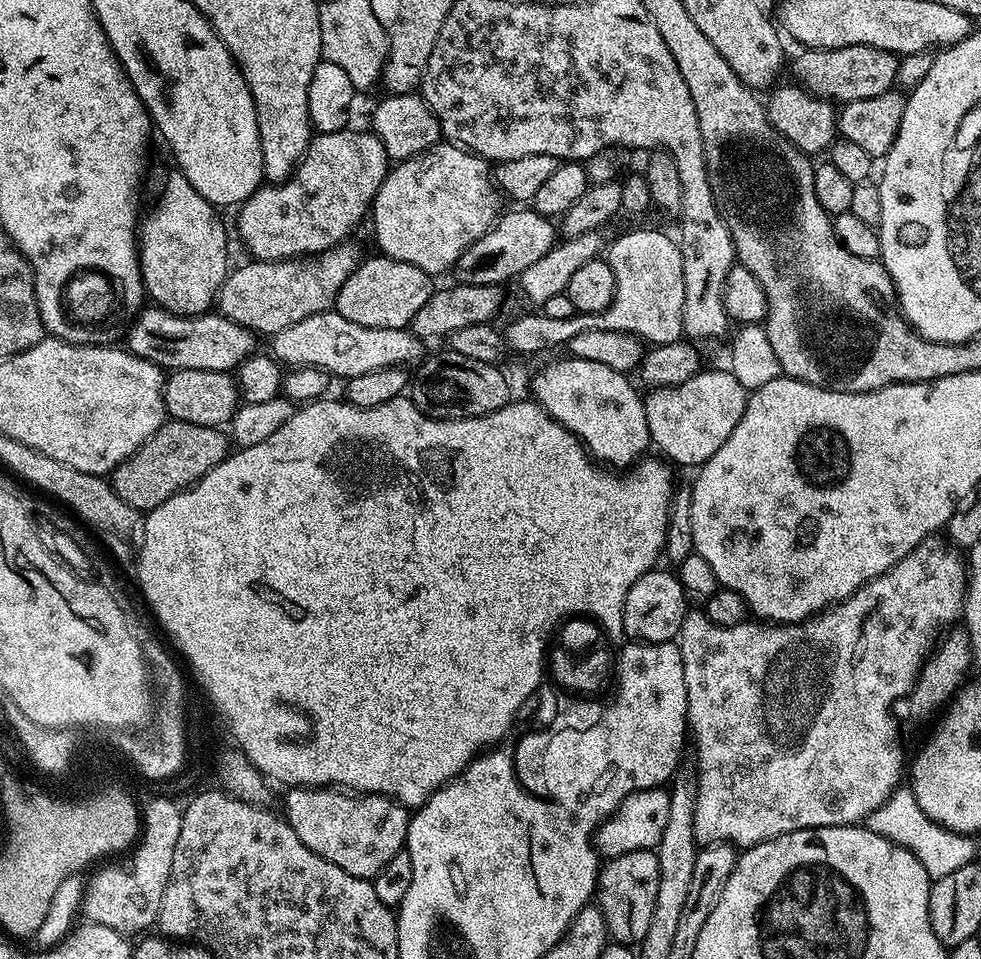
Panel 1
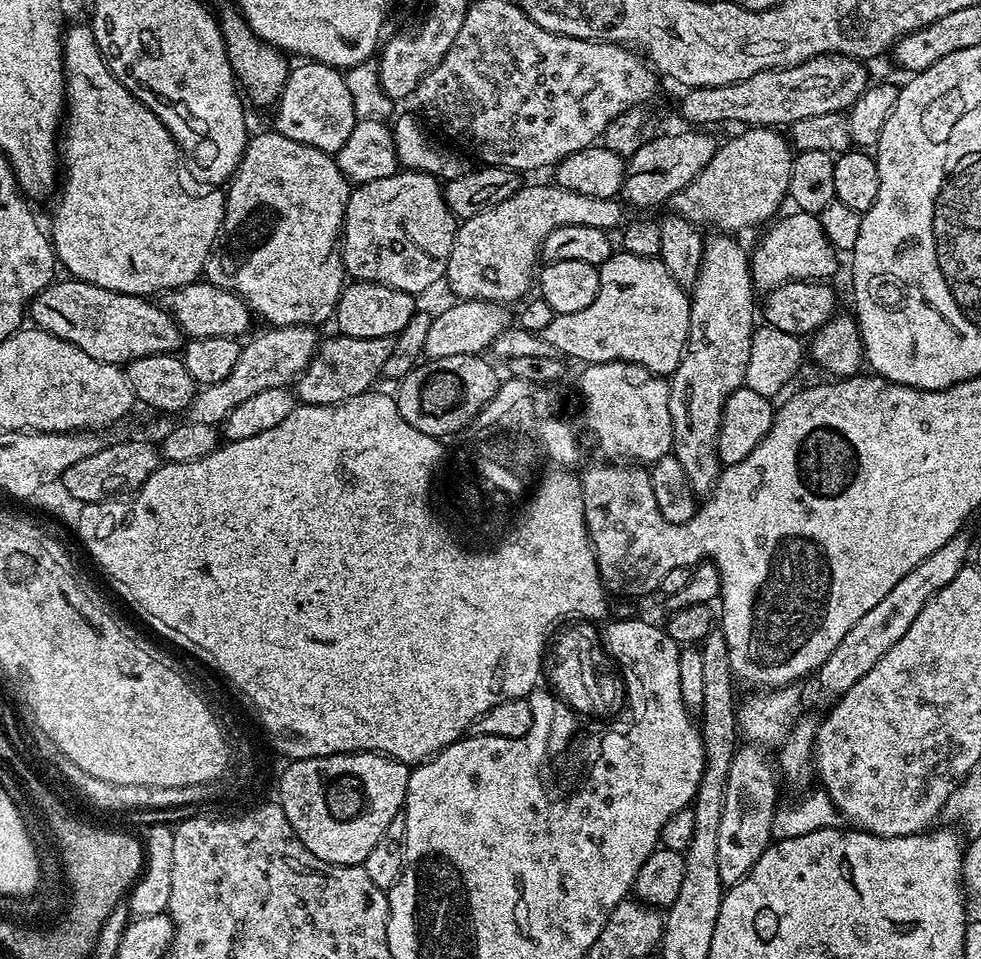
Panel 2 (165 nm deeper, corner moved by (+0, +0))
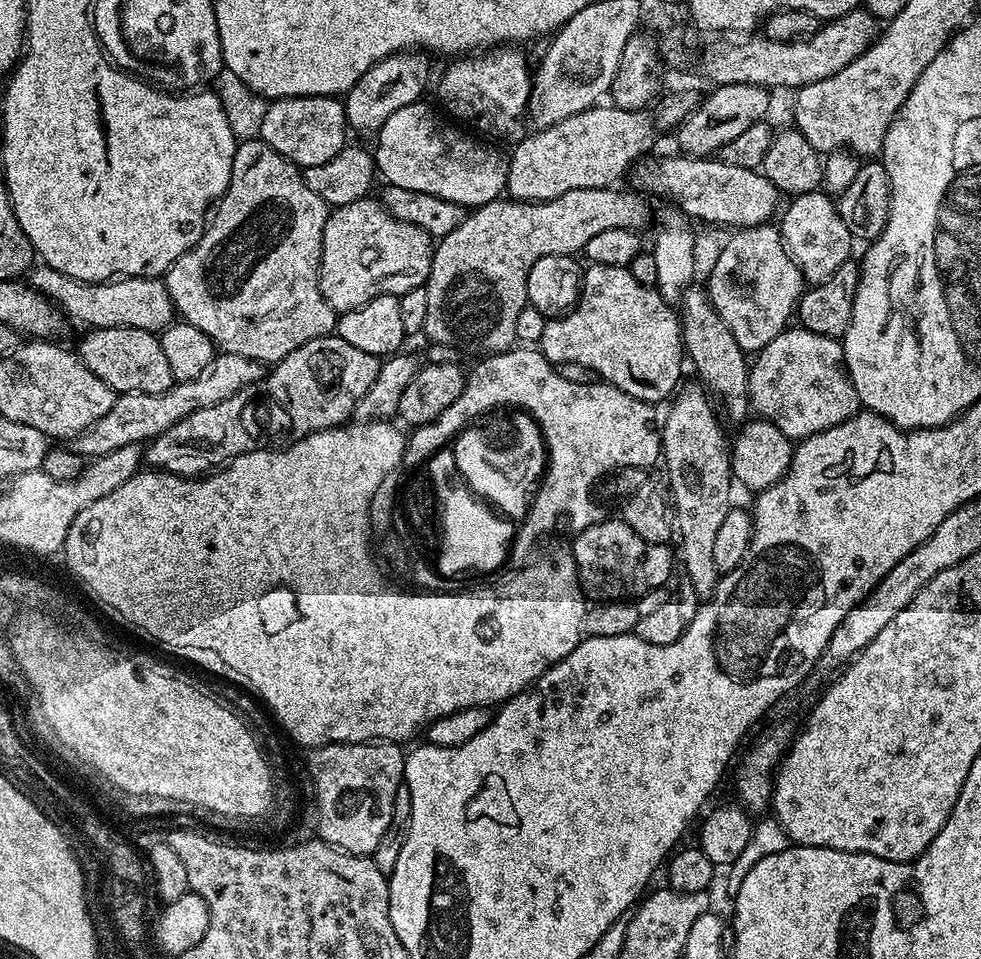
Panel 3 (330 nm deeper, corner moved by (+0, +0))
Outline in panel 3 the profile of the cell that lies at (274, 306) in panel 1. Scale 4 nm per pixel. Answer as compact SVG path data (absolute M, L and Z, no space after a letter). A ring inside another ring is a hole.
M36 266L31 269L30 283L47 300L52 301L65 317L76 318L80 323L88 324L84 326L89 329L126 326L159 334L173 323L177 315L168 287L163 279L155 276L126 276L115 280L102 280L95 284L75 280L47 266Z

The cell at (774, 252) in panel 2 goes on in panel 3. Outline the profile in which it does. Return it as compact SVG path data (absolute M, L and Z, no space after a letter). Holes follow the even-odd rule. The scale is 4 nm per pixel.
M775 223L742 228L729 236L732 237L721 246L712 264L706 287L714 310L726 322L726 330L734 334L734 342L746 354L755 354L789 327L790 321L784 316L792 316L797 311L797 304L806 291L806 281L789 258Z

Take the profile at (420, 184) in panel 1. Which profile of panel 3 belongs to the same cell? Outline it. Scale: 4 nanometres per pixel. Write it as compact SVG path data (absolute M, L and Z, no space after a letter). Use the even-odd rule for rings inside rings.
M365 198L332 208L322 234L322 258L320 259L320 289L322 298L330 302L337 312L349 312L379 296L405 296L410 290L427 285L432 254L433 237L426 230L410 222L394 218L376 198Z

